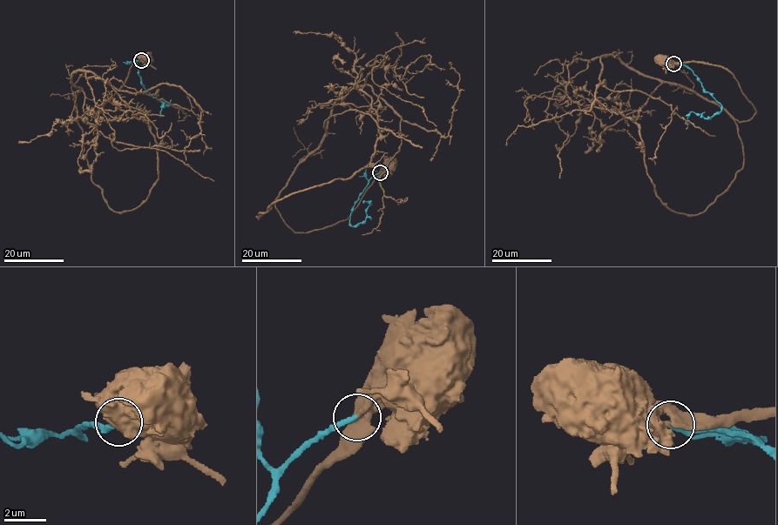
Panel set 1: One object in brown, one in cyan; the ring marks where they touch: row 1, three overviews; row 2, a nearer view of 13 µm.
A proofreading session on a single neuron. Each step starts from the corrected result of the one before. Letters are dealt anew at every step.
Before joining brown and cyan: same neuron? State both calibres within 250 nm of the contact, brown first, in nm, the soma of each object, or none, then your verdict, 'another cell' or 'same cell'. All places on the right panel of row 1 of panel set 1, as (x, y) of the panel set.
480/240 nm | brown (663, 60) | cyan none | same cell

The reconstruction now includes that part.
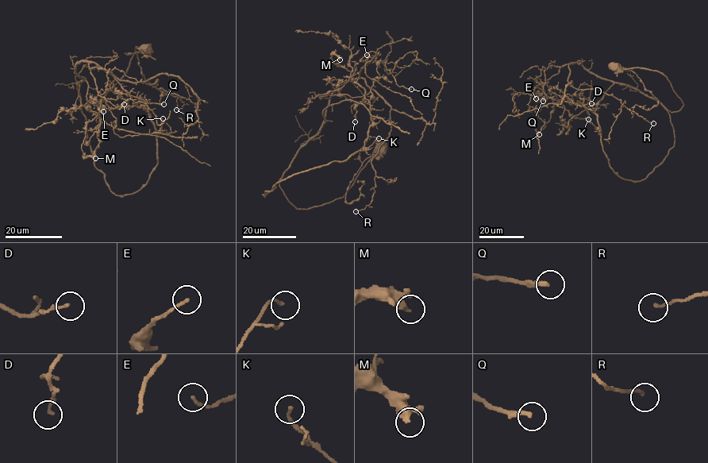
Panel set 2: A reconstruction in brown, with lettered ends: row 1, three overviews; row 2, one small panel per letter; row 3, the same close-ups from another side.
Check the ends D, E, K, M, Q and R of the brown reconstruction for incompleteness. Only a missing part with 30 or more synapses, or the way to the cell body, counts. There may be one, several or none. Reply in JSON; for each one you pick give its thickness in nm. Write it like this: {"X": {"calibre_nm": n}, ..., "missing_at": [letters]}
{"Q": {"calibre_nm": 220}, "missing_at": ["Q"]}

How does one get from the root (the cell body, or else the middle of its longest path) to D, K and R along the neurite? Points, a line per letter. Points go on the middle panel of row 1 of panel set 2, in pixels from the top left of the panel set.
D: (381, 149), (341, 198), (288, 200), (283, 171), (370, 56), (380, 77), (355, 121)
K: (381, 149), (348, 192), (330, 202), (299, 209), (279, 180), (263, 194), (285, 179), (344, 160), (379, 138)
R: (381, 149), (329, 202), (299, 209), (280, 178), (330, 94), (364, 79), (390, 128), (355, 211)

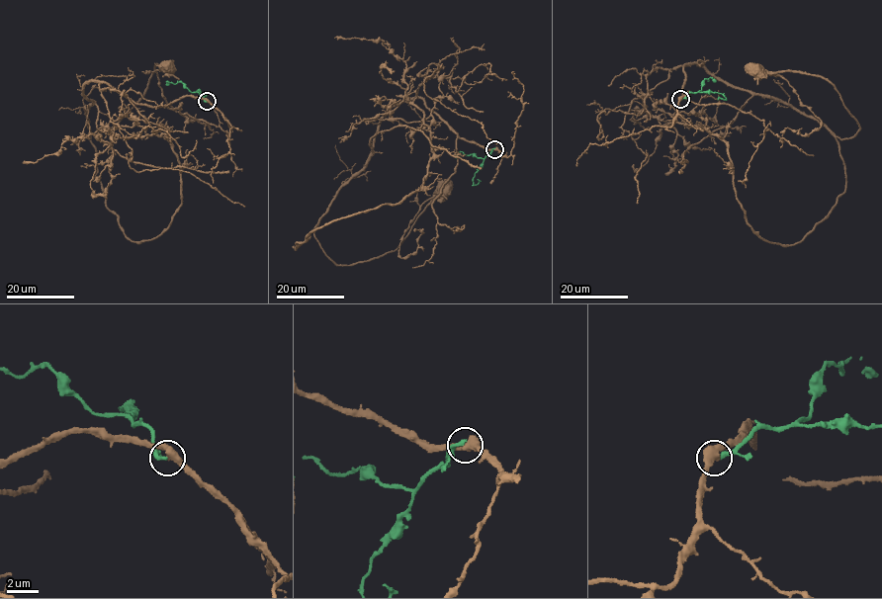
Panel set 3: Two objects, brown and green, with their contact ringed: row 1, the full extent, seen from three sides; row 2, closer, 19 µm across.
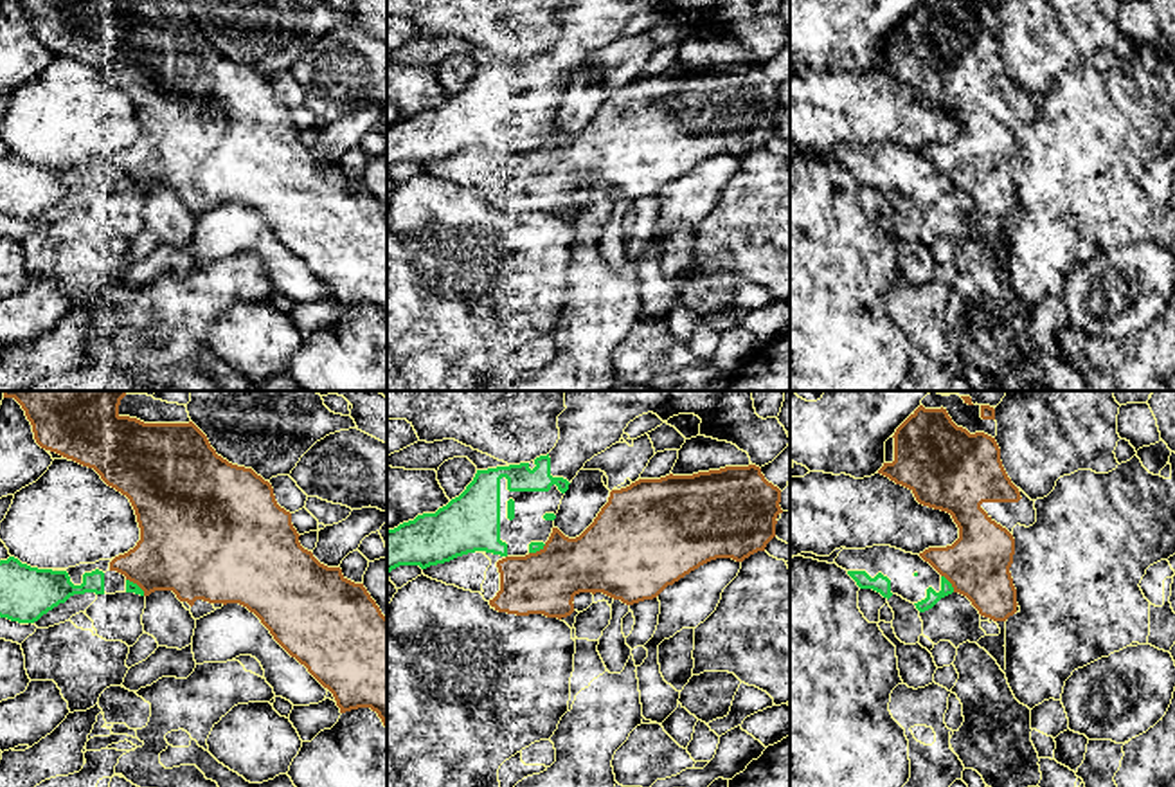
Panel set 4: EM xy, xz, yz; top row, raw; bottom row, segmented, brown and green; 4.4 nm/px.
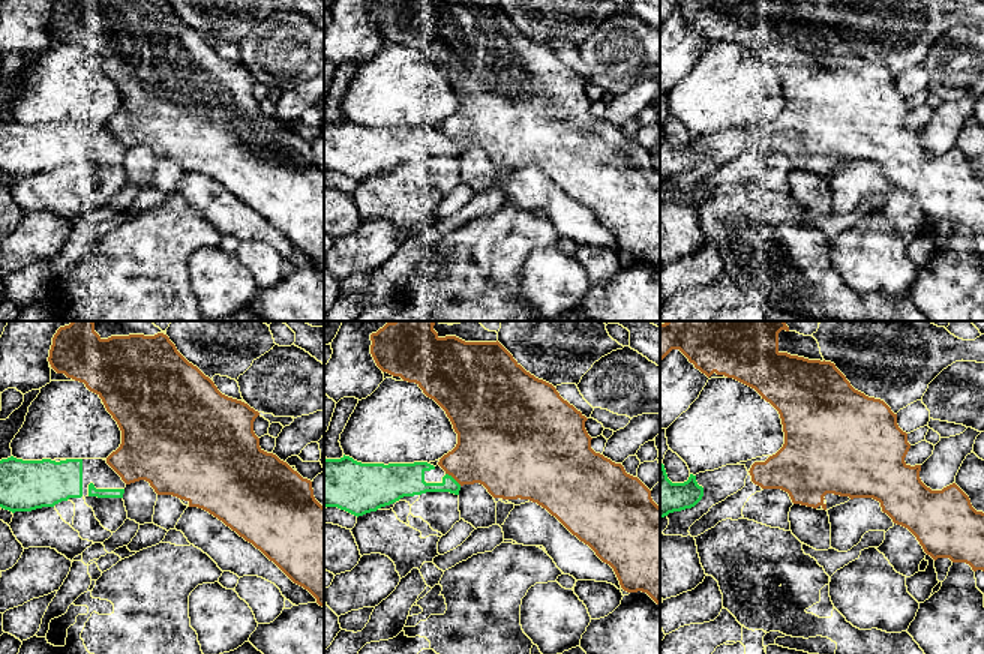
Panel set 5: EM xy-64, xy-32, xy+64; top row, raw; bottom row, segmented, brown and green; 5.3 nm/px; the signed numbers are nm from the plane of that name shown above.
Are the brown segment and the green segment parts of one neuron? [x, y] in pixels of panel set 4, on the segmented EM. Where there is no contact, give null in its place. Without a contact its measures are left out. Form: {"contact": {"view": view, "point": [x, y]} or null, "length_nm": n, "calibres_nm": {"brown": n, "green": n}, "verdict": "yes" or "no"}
{"contact": {"view": "yz", "point": [950, 582]}, "length_nm": 100, "calibres_nm": {"brown": 280, "green": 60}, "verdict": "no"}

